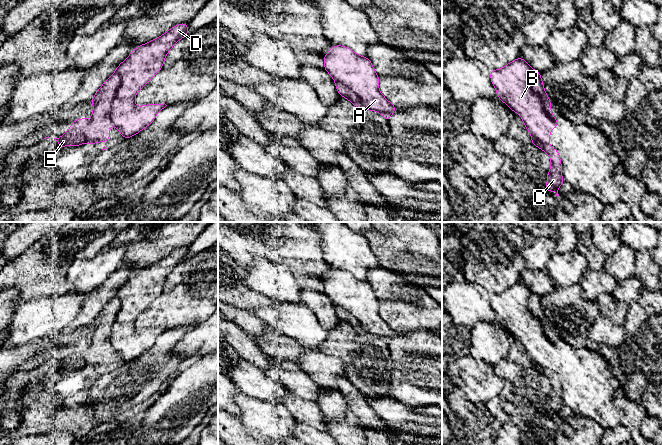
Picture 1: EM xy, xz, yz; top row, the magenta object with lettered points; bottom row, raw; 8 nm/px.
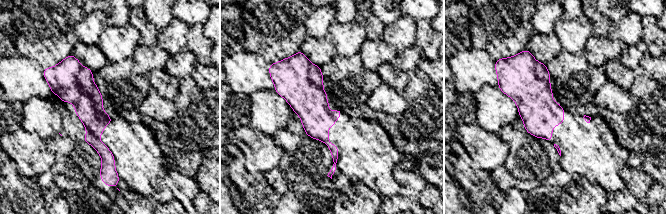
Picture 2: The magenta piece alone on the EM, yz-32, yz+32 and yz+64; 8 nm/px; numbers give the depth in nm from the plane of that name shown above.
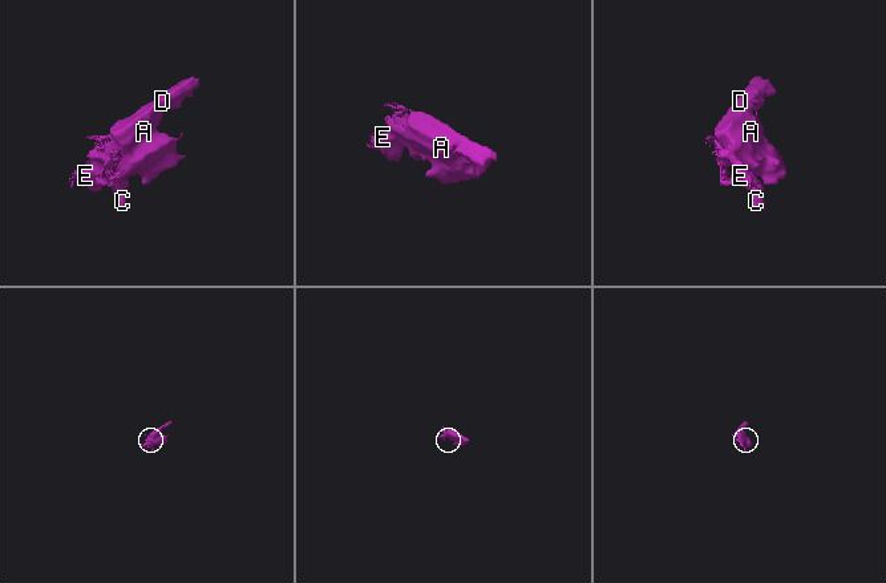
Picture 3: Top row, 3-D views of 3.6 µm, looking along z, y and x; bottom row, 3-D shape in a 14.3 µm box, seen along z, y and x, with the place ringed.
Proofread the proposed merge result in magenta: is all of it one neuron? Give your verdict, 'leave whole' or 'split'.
split

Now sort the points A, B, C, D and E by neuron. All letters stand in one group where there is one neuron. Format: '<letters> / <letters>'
A B D / C E

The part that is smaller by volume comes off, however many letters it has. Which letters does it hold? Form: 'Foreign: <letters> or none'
Foreign: C, E

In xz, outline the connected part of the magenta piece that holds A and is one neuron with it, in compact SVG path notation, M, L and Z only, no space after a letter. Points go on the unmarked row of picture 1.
M340 269L332 271L323 281L324 293L335 304L343 307L354 315L368 333L378 337L394 338L397 333L379 316L379 300L376 298L371 285L367 281L354 277L350 272Z

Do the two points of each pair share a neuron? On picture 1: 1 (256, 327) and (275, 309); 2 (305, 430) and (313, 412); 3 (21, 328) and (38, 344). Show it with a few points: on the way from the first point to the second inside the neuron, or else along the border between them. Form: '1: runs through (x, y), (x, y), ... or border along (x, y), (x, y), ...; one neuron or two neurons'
1: border along (251, 312), (267, 326); two neurons
2: border along (298, 422), (326, 431); two neurons
3: border along (40, 337), (11, 347); two neurons

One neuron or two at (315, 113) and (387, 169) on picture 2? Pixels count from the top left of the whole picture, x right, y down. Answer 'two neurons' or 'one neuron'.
one neuron

